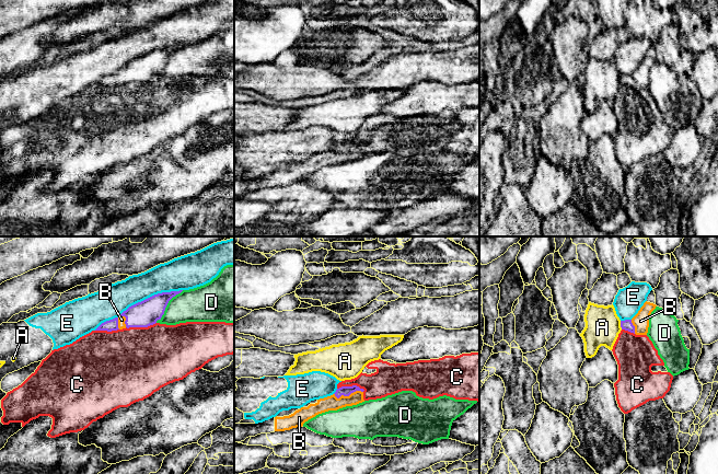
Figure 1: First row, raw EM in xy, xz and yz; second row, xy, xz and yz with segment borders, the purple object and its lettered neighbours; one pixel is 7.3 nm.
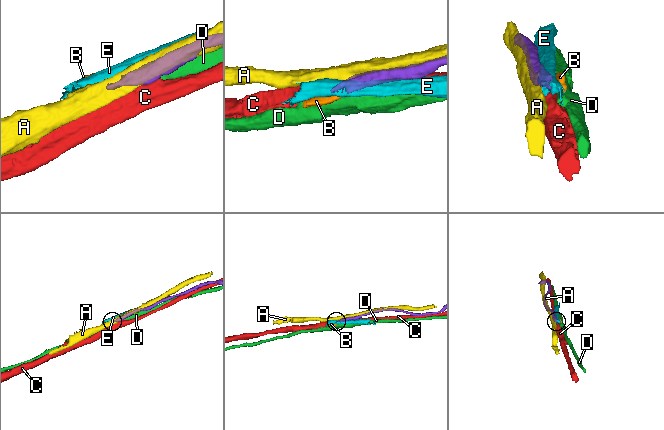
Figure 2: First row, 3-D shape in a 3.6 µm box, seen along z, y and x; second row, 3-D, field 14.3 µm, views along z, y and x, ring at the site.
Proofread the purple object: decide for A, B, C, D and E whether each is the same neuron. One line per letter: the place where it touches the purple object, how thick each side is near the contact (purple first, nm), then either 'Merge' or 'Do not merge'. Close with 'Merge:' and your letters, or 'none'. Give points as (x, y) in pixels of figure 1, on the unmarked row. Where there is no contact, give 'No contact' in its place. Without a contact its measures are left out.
A: Touches purple at yz (621, 80). Thickness 80 nm (purple) against 260 nm. Do not merge
B: Touches purple at xz (348, 150). Thickness 80 nm (purple) against 110 nm. Merge
C: Touches purple at xy (140, 81). Thickness 190 nm (purple) against 500 nm. Do not merge
D: Touches purple at xy (166, 59). Thickness 190 nm (purple) against 260 nm. Do not merge
E: Touches purple at xy (138, 57). Thickness 190 nm (purple) against 240 nm. Do not merge
Merge: B

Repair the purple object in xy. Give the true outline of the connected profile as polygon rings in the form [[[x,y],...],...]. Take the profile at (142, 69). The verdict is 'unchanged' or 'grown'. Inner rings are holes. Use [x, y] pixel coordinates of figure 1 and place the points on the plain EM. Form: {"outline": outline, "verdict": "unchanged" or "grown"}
{"outline": [[[182,46],[154,49],[129,61],[118,72],[102,78],[95,85],[112,86],[126,82],[148,82],[153,80],[158,74],[161,74],[169,56]]], "verdict": "grown"}

